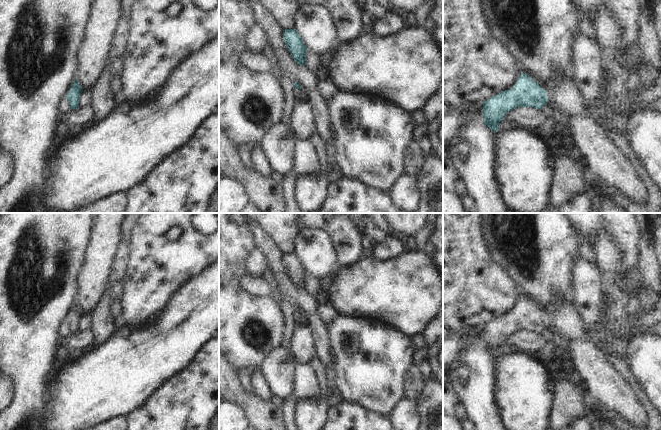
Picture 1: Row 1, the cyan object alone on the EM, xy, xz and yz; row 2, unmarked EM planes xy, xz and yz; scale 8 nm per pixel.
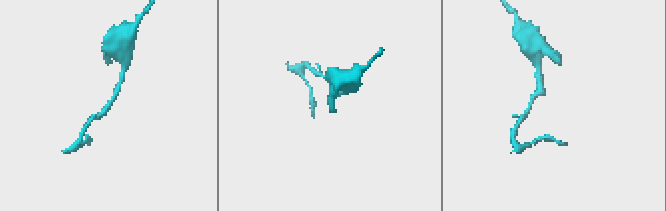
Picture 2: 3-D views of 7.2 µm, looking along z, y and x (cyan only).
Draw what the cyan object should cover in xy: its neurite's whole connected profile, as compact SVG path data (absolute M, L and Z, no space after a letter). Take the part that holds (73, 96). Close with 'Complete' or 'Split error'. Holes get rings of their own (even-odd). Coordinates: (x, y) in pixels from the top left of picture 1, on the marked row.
M78 79L74 81L73 86L68 92L66 98L70 103L70 108L76 110L79 107L80 95L82 93L82 87L79 85Z. Complete.

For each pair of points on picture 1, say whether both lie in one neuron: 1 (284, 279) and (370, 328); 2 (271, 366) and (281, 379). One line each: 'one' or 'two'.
1: two
2: one

